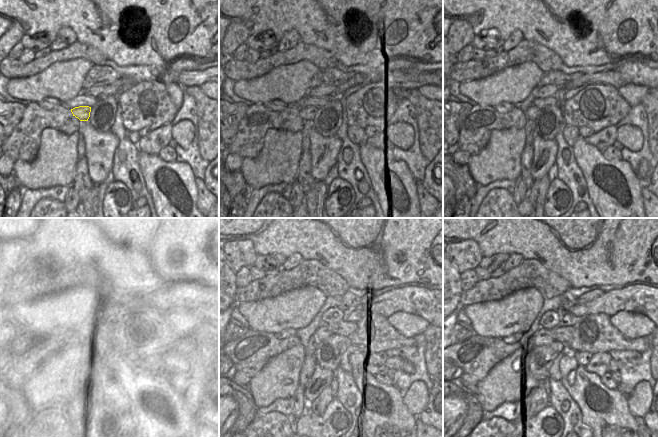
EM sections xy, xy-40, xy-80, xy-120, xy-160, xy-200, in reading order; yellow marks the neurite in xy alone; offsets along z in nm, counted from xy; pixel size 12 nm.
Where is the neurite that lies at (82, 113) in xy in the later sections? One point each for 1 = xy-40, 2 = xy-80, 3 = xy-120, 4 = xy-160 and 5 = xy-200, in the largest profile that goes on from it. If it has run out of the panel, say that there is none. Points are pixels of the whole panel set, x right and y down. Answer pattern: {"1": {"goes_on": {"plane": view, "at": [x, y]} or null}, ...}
{"1": {"goes_on": {"plane": "xy-40", "at": [307, 113]}}, "2": {"goes_on": {"plane": "xy-80", "at": [533, 112]}}, "3": {"goes_on": {"plane": "xy-120", "at": [91, 335]}}, "4": {"goes_on": {"plane": "xy-160", "at": [322, 332]}}, "5": {"goes_on": {"plane": "xy-200", "at": [543, 338]}}}

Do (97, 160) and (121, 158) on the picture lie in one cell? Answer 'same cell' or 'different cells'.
different cells

